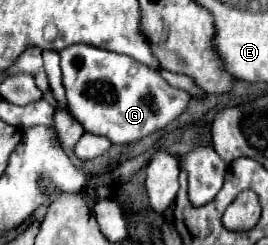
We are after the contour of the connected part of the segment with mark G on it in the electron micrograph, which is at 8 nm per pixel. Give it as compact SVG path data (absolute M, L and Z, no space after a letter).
M74 44L64 48L60 58L68 112L80 122L84 132L104 136L114 144L138 142L162 130L188 108L188 92L172 88L156 70L150 70L130 56L88 44Z

